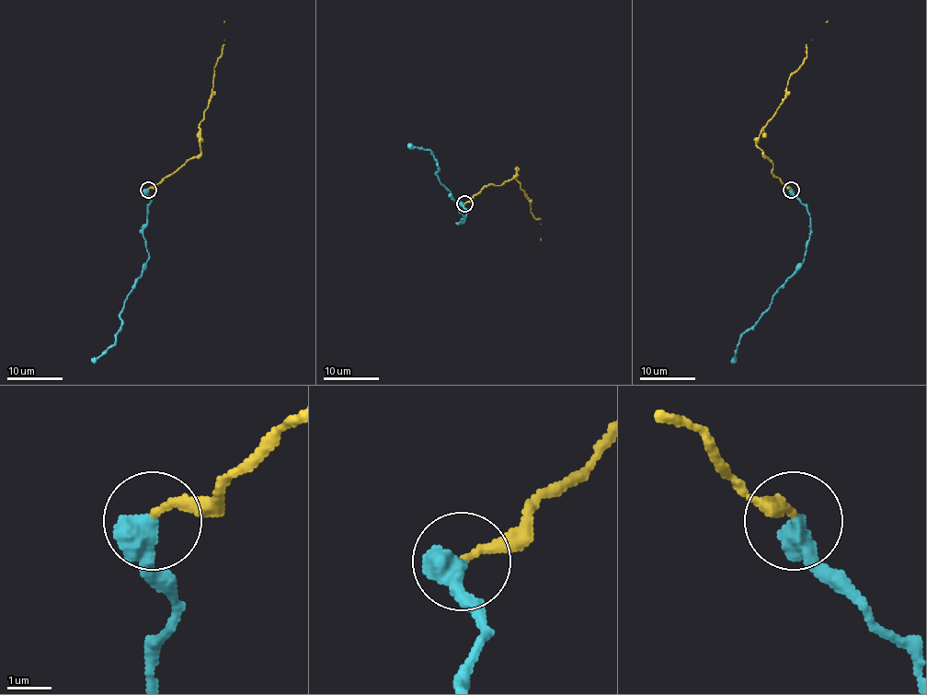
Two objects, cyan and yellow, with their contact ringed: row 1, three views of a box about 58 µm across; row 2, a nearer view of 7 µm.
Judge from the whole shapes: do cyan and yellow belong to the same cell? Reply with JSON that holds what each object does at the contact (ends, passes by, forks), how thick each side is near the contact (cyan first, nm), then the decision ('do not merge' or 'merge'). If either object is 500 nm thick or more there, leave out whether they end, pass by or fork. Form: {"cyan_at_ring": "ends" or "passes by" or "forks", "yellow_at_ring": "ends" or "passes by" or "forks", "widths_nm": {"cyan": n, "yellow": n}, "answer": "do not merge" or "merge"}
{"widths_nm": {"cyan": 600, "yellow": 190}, "answer": "merge"}

